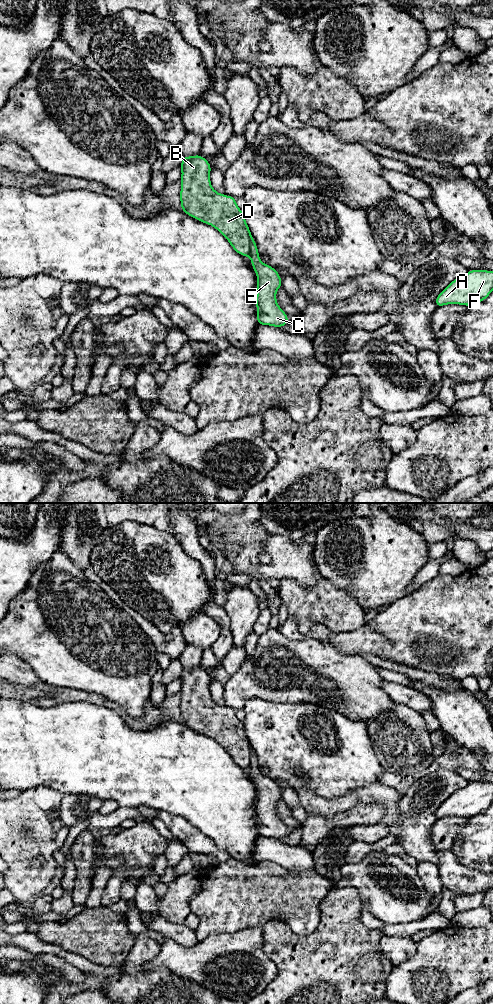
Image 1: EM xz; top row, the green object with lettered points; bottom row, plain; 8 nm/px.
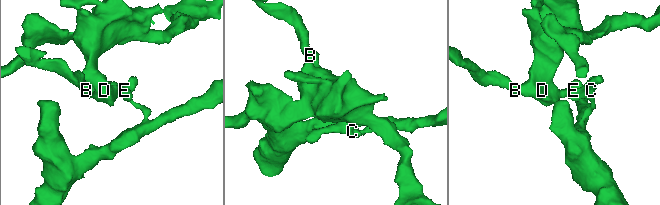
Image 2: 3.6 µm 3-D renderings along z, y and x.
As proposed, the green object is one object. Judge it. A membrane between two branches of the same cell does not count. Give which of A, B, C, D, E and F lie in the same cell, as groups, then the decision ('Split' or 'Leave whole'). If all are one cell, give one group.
Groups: A C E F / B D. Split

